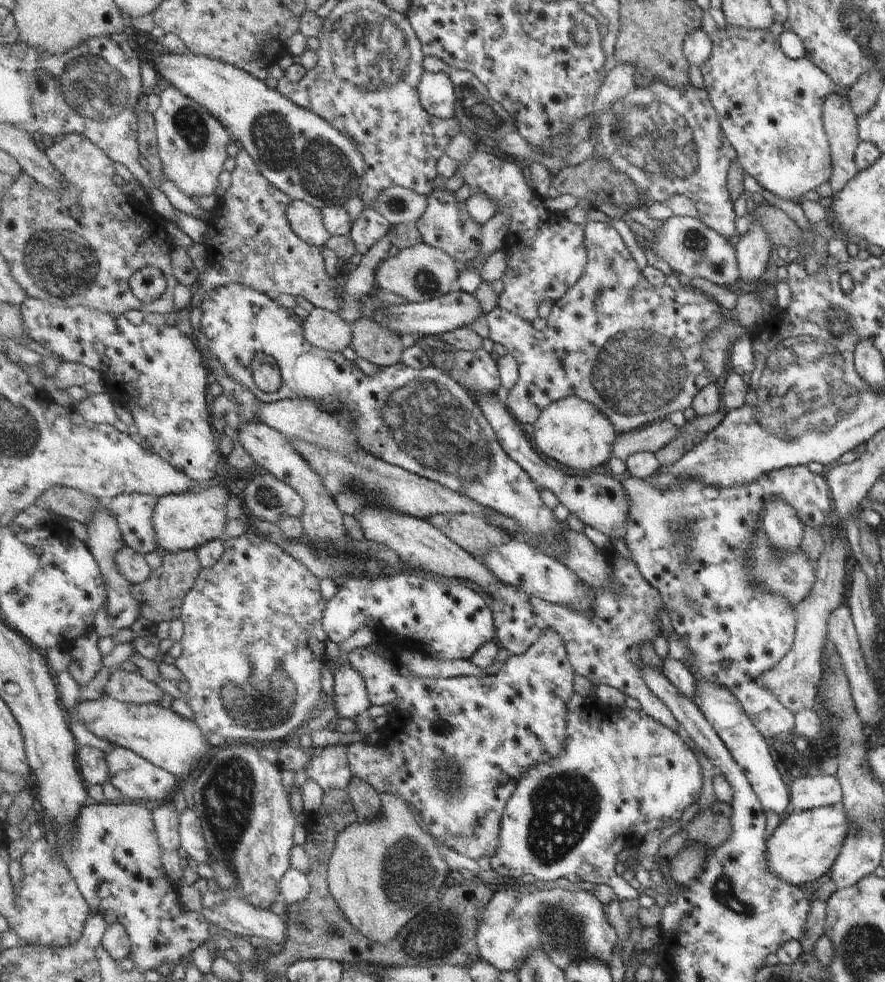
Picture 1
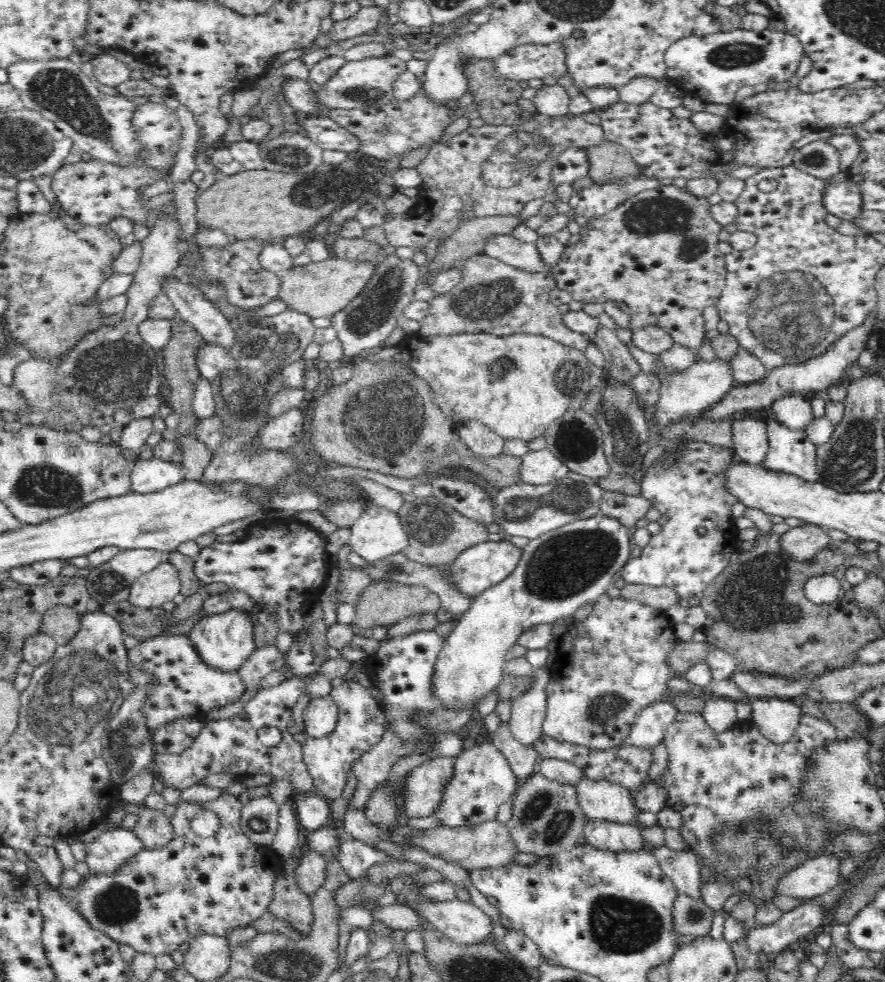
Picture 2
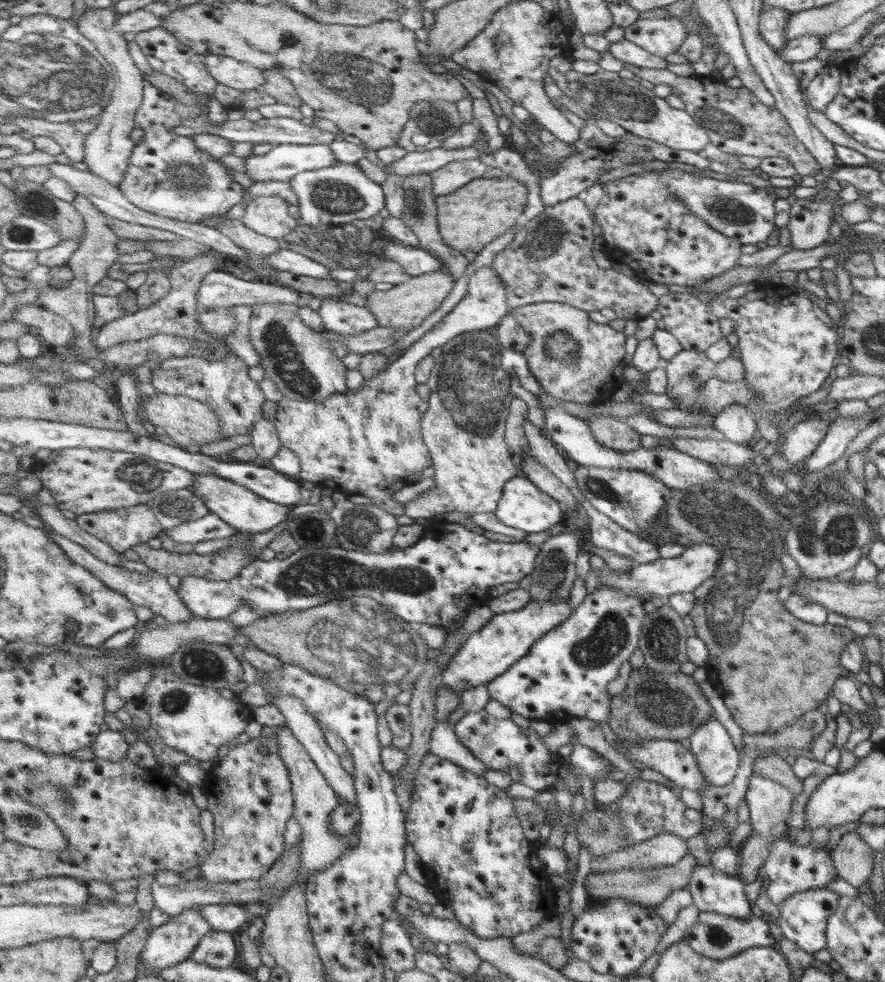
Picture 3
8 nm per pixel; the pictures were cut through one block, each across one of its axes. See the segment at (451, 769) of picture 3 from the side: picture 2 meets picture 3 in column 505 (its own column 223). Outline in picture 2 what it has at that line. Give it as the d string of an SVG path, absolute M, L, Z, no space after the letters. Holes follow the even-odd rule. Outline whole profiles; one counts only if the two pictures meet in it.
M226 792L220 794L220 797L214 801L206 802L194 802L194 801L180 801L176 804L176 810L174 816L171 818L172 823L172 840L158 849L142 849L132 856L131 860L126 863L120 871L115 875L94 875L91 874L88 878L81 880L79 887L74 890L69 890L68 894L64 894L67 897L68 902L75 904L76 908L82 913L82 916L92 925L92 928L99 929L100 932L108 934L119 945L129 945L132 946L137 952L149 952L150 954L171 955L178 947L184 943L190 943L201 935L215 935L228 937L234 928L244 928L246 926L251 926L255 920L258 920L266 911L268 911L268 904L272 902L274 894L274 880L276 880L277 872L281 869L281 859L280 857L268 847L263 845L254 844L240 826L241 820L241 809L243 808L243 802L238 798L238 796L232 796L232 794L226 794ZM202 810L211 810L215 812L220 819L220 828L218 832L211 837L211 840L207 838L202 838L195 836L194 831L190 829L190 822L192 818Z

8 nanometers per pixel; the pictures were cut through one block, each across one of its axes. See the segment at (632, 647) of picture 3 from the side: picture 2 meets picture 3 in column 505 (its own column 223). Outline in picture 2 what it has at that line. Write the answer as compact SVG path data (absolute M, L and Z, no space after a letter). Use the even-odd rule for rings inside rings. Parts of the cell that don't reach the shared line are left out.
M188 635L150 636L127 653L129 663L138 672L144 672L155 680L150 682L149 696L141 705L141 717L149 732L183 717L205 715L214 708L226 707L238 701L246 689L238 672L220 672L201 663Z

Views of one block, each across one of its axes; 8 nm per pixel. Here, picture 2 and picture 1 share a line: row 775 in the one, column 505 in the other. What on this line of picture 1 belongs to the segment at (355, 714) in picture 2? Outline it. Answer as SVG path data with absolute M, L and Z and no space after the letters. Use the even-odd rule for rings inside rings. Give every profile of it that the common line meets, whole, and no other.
M604 221L588 222L583 227L583 230L585 230L587 252L590 257L585 274L581 276L581 280L579 280L573 288L567 291L567 294L563 296L559 302L552 305L551 312L545 318L547 321L547 328L545 328L545 330L537 330L529 320L521 318L519 314L513 314L513 312L507 312L503 309L497 308L486 314L491 330L490 340L492 340L493 343L501 343L507 348L507 352L517 359L520 366L519 380L517 380L515 386L508 391L509 395L506 405L510 409L510 412L520 424L534 425L537 420L539 420L539 416L542 415L542 411L545 411L553 402L571 396L579 396L579 398L583 398L583 400L587 400L587 402L593 404L595 408L599 408L601 412L607 413L607 418L611 420L611 424L614 424L616 432L621 434L621 432L635 431L654 422L666 419L667 415L671 412L683 412L683 410L687 408L692 408L695 396L697 396L703 388L707 388L709 384L716 383L715 378L705 370L705 366L703 366L703 362L701 362L701 358L699 358L699 356L701 356L701 346L699 346L699 344L701 344L701 340L703 340L709 332L717 330L717 328L723 324L725 312L711 297L702 294L700 291L695 292L695 289L686 290L681 287L677 290L668 285L655 286L651 284L651 281L647 280L646 276L643 276L642 270L639 269L637 262L631 257L627 244L623 242L621 234L619 234L613 226L609 226L609 224Z

